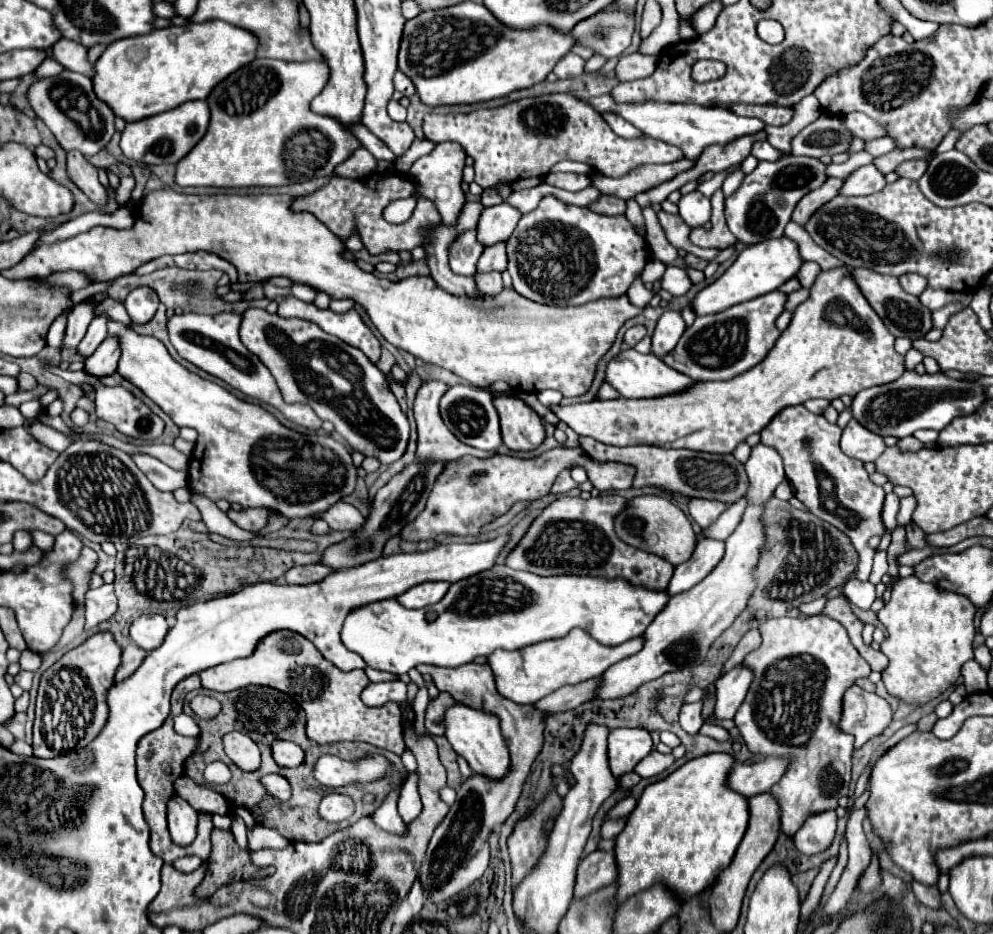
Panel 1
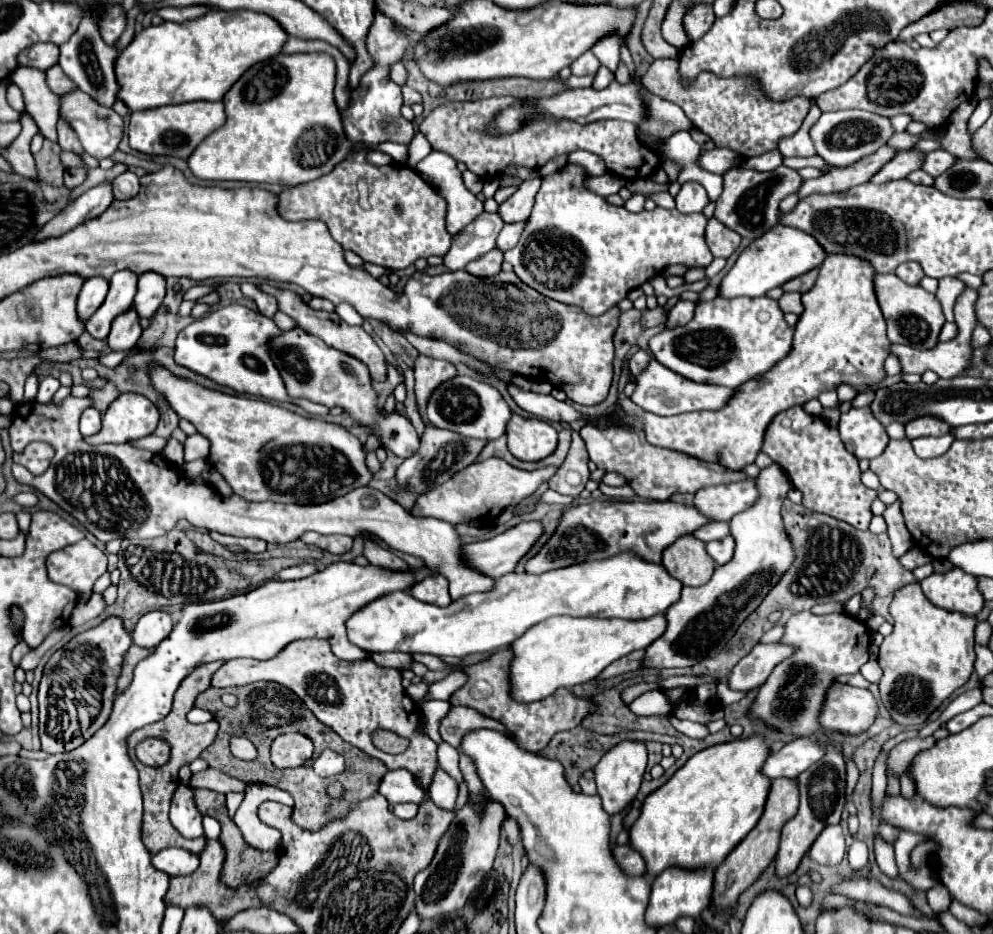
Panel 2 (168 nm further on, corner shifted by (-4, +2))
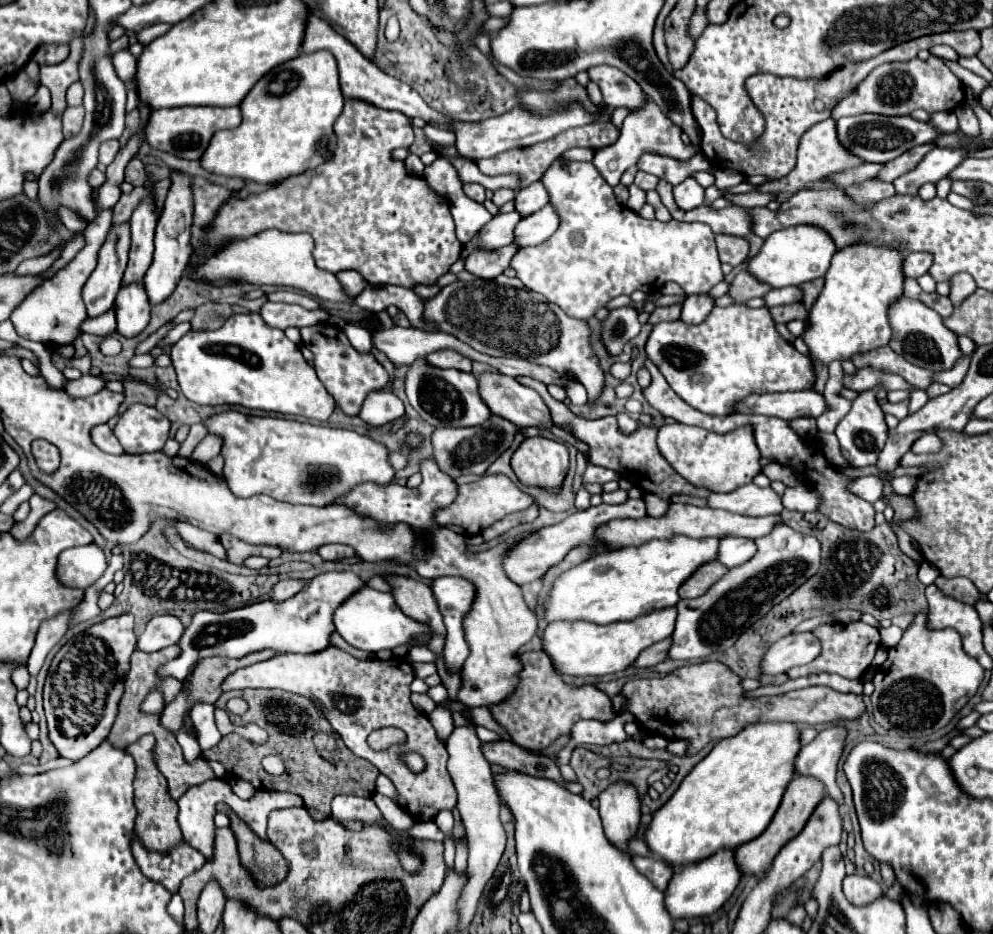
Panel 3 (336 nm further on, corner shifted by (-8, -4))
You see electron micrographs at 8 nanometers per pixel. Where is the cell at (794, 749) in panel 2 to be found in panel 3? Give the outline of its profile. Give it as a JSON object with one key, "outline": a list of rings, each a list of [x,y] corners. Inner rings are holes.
{"outline":[[[829,726],[821,730],[811,744],[803,746],[795,760],[797,774],[809,774],[823,780],[831,792],[831,798],[839,806],[843,804],[843,794],[835,784],[835,772],[845,746],[845,738],[847,730],[843,726]]]}

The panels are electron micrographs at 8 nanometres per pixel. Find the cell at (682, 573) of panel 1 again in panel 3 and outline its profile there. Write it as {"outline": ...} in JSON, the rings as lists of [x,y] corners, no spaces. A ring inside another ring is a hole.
{"outline":[[[723,538],[719,544],[719,562],[727,568],[733,568],[747,562],[751,556],[755,556],[755,552],[755,542],[749,538]]]}

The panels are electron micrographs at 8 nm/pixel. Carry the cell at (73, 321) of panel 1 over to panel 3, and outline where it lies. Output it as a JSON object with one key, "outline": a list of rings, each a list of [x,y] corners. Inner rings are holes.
{"outline":[[[115,224],[107,232],[107,238],[99,250],[97,268],[83,286],[83,300],[89,318],[97,318],[113,308],[115,294],[121,286],[121,278],[127,268],[129,246],[131,246],[129,224]]]}

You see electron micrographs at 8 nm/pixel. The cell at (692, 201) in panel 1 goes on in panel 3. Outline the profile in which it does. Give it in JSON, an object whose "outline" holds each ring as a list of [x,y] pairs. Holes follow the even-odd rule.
{"outline":[[[687,178],[673,188],[675,202],[681,210],[693,210],[693,208],[701,206],[705,200],[703,194],[705,194],[705,190],[695,182],[695,178]]]}

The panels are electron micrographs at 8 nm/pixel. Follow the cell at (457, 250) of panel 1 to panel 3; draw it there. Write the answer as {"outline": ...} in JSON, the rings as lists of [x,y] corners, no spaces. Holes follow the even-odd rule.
{"outline":[[[511,212],[511,214],[499,214],[499,216],[495,216],[489,224],[483,226],[483,230],[481,230],[469,244],[463,246],[461,256],[467,258],[477,246],[495,250],[495,248],[501,248],[501,246],[511,244],[513,238],[515,238],[513,230],[515,230],[515,226],[517,226],[519,220],[521,220],[519,212]]]}

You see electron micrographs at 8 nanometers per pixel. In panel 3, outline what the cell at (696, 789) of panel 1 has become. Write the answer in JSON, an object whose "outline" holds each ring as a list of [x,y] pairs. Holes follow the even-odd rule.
{"outline":[[[755,722],[735,736],[719,740],[713,750],[685,776],[669,802],[653,814],[653,822],[645,834],[649,850],[671,866],[681,866],[705,860],[719,848],[737,848],[739,844],[757,838],[769,826],[787,784],[795,776],[795,758],[799,750],[799,728],[793,722]]]}

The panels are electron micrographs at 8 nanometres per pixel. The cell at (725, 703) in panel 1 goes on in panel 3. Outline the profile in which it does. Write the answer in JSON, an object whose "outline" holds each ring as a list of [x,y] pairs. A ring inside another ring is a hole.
{"outline":[[[793,632],[777,640],[763,658],[763,674],[783,674],[793,666],[809,664],[821,652],[821,640],[813,632]]]}

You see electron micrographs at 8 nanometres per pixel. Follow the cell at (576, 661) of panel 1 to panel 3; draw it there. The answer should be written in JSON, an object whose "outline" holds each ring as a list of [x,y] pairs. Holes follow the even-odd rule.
{"outline":[[[661,608],[659,612],[649,612],[647,616],[639,616],[627,622],[611,622],[605,626],[597,626],[583,620],[557,620],[549,624],[543,634],[543,650],[553,658],[561,672],[573,676],[603,676],[629,668],[641,650],[651,644],[669,638],[675,628],[677,608]]]}

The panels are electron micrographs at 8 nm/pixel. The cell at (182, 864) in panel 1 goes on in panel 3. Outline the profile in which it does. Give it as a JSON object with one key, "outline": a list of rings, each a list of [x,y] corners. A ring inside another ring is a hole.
{"outline":[[[133,834],[131,852],[141,872],[147,878],[165,886],[171,894],[179,890],[179,884],[185,876],[197,872],[205,864],[203,854],[199,854],[187,842],[181,842],[167,852],[151,852],[149,848],[143,848],[143,842],[139,842],[139,838]]]}

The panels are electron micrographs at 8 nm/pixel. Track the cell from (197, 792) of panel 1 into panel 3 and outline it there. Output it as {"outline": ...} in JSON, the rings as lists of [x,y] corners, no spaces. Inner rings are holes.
{"outline":[[[217,804],[217,810],[225,812],[231,818],[231,828],[239,844],[241,864],[253,872],[255,880],[261,886],[273,886],[281,882],[289,872],[289,864],[283,854],[271,842],[261,840],[249,828],[249,824],[243,822],[227,804]]]}

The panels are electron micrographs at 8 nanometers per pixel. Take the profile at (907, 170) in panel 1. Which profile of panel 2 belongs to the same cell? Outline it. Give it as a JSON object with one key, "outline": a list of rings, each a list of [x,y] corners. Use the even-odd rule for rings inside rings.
{"outline":[[[935,150],[935,152],[929,152],[927,158],[923,160],[923,172],[931,174],[933,178],[943,174],[947,168],[951,168],[955,162],[955,156],[945,152],[945,150]]]}

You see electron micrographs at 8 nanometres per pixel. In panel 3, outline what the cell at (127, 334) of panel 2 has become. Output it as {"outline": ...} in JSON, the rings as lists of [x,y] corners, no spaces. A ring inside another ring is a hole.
{"outline":[[[143,282],[121,286],[115,298],[117,332],[127,338],[137,336],[149,324],[149,310],[151,310],[151,304],[143,288]]]}

